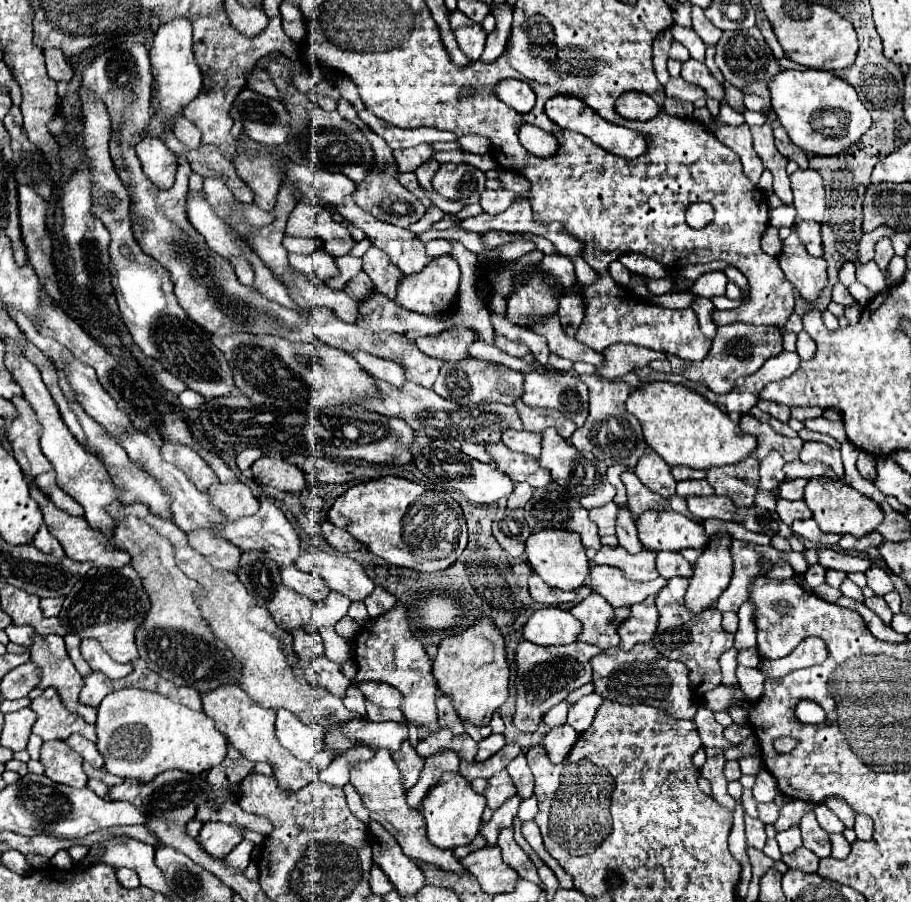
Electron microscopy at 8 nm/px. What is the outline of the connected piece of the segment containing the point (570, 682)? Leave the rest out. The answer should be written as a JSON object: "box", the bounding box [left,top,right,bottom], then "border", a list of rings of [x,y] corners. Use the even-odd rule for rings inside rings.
{"box":[512,641,602,733],"border":[[[520,641],[516,647],[516,711],[512,715],[514,725],[520,731],[534,733],[540,717],[566,699],[566,695],[584,683],[592,681],[590,659],[602,653],[602,649],[586,643],[570,643],[558,647],[538,647],[530,641]]]}

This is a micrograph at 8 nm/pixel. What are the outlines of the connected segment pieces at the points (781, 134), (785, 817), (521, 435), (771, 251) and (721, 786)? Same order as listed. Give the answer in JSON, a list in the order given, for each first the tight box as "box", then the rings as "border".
[{"box":[774,125,808,167],"border":[[[780,125],[774,127],[774,145],[776,145],[776,149],[778,149],[786,159],[796,161],[800,167],[808,167],[808,157],[806,157],[806,153],[788,139],[786,129],[780,127]]]},{"box":[774,801,814,831],"border":[[[788,801],[782,809],[780,809],[780,817],[778,821],[774,823],[776,831],[786,831],[790,829],[792,825],[798,825],[800,823],[800,817],[808,811],[812,811],[814,805],[812,803],[806,803],[806,801]]]},{"box":[502,429,542,459],"border":[[[508,429],[504,431],[502,435],[502,443],[512,449],[512,451],[522,451],[526,455],[532,455],[538,459],[540,455],[540,441],[542,441],[542,435],[534,435],[530,431],[514,431],[514,429]]]},{"box":[762,227,782,257],"border":[[[768,227],[766,233],[762,235],[762,249],[772,257],[778,257],[782,253],[782,241],[778,237],[778,229],[776,227]]]},{"box":[700,749,736,811],"border":[[[706,749],[706,755],[708,755],[708,759],[706,759],[706,763],[702,765],[700,773],[702,773],[704,779],[710,781],[710,785],[712,785],[712,797],[714,797],[722,807],[726,807],[728,811],[734,811],[736,801],[728,795],[728,791],[726,791],[728,781],[726,781],[724,773],[722,773],[722,767],[724,767],[724,763],[726,763],[724,751],[722,751],[722,749]]]}]

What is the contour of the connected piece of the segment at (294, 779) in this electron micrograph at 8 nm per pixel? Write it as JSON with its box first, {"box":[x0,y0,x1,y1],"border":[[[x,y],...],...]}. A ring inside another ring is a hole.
{"box":[200,685,318,791],"border":[[[238,685],[216,687],[210,693],[200,693],[200,697],[202,697],[204,713],[214,719],[218,731],[222,731],[226,735],[228,743],[232,743],[246,759],[250,759],[254,763],[266,761],[274,767],[274,775],[278,779],[280,789],[298,791],[316,777],[318,769],[312,763],[296,759],[290,751],[286,751],[286,747],[282,747],[278,743],[276,733],[274,733],[274,719],[276,719],[274,709],[264,709],[264,707],[256,705],[252,699],[246,697],[246,693]]]}

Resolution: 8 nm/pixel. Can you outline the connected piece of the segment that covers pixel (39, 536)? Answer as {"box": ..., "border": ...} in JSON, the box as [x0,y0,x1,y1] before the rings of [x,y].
{"box":[34,525,64,557],"border":[[[42,525],[40,531],[36,533],[36,537],[34,537],[34,547],[38,547],[38,549],[44,551],[44,553],[50,553],[50,555],[54,555],[54,557],[64,557],[62,545],[60,545],[58,539],[46,529],[46,525]]]}

